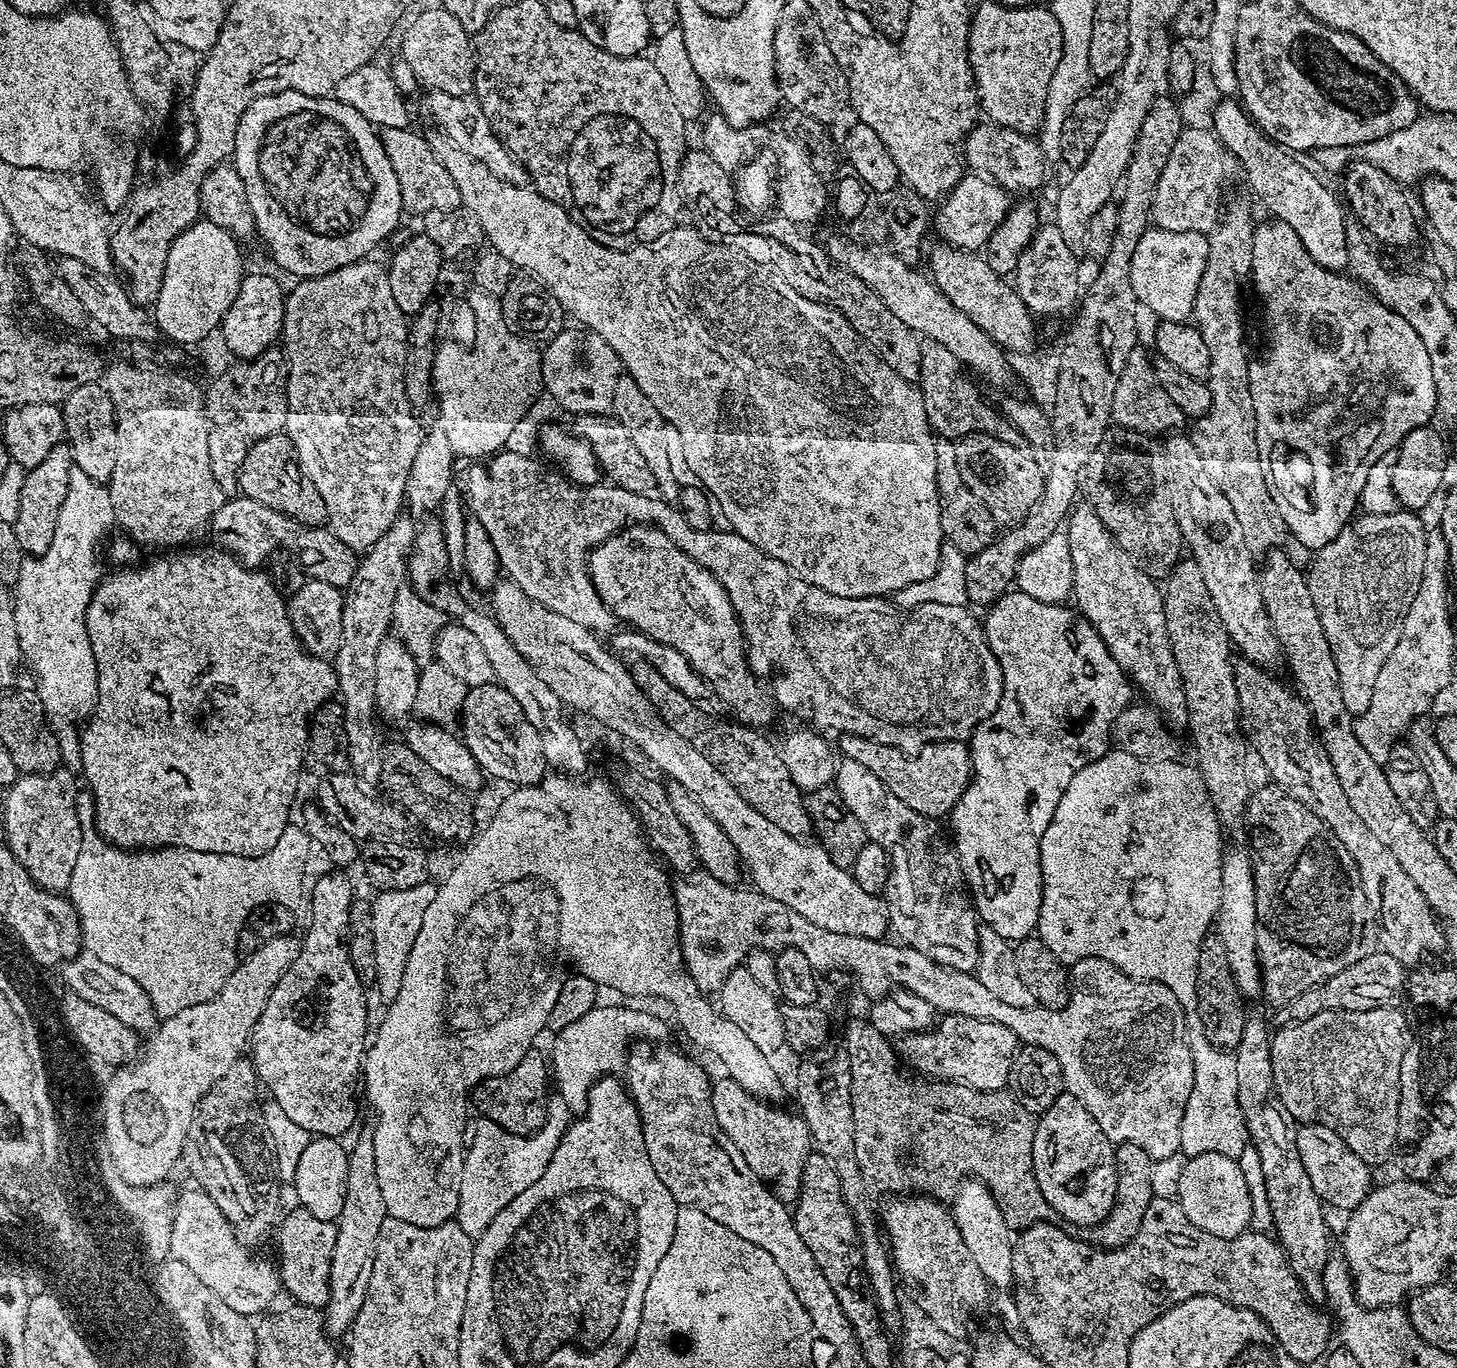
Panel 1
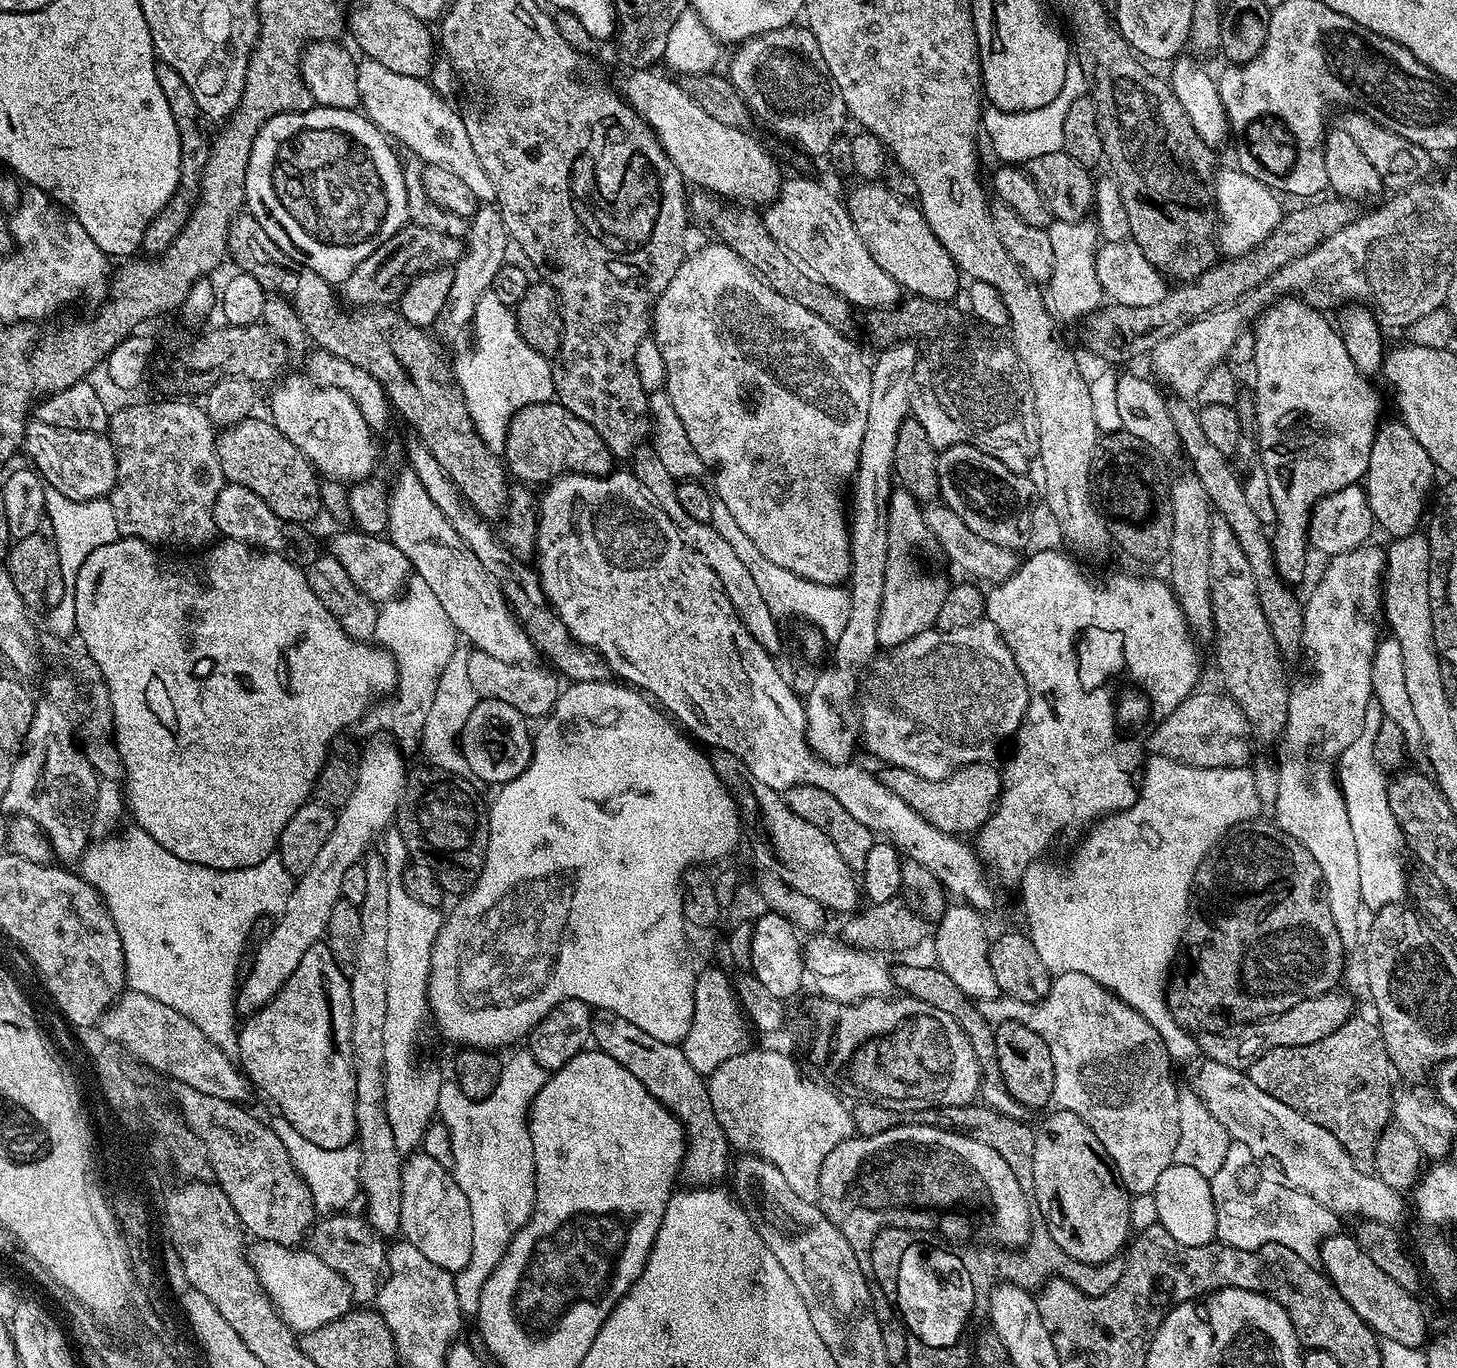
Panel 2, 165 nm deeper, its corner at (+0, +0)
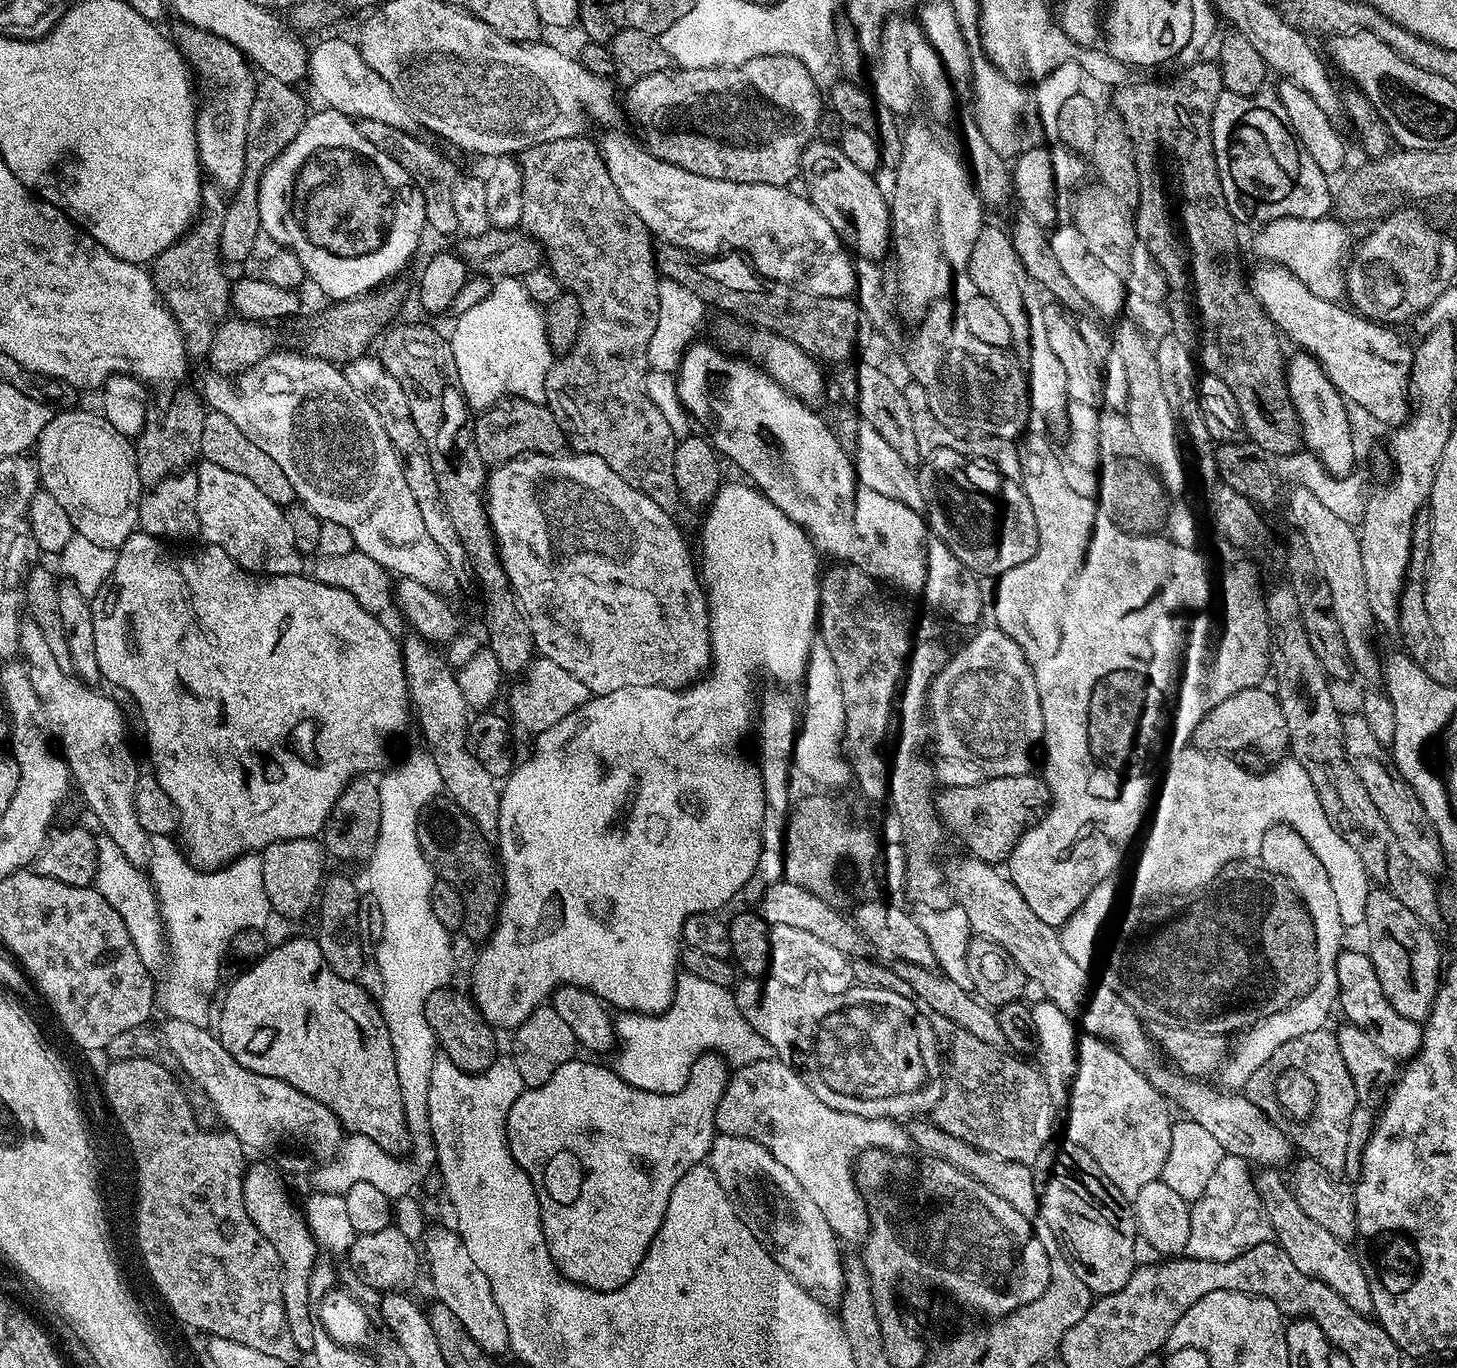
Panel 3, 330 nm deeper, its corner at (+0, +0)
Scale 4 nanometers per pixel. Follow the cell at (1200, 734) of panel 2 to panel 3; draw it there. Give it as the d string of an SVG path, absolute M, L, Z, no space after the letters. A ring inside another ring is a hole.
M1267 687L1238 690L1230 698L1218 702L1214 710L1202 718L1192 735L1192 744L1203 752L1217 754L1243 754L1249 750L1257 753L1280 752L1288 748L1286 718L1282 715L1282 706L1275 693Z

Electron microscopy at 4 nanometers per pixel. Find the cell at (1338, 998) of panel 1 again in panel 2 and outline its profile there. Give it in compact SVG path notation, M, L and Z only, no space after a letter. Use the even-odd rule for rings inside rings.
M1341 990L1324 992L1321 996L1298 1002L1290 1010L1272 1016L1269 1020L1258 1020L1226 1032L1199 1033L1198 1043L1203 1057L1218 1066L1230 1066L1230 1070L1247 1072L1252 1061L1286 1046L1310 1046L1310 1042L1322 1042L1322 1038L1334 1034L1353 1015L1352 1004Z

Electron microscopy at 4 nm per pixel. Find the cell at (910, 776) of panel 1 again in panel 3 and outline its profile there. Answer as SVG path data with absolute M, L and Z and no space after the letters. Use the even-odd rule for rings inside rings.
M1043 775L990 778L974 786L941 787L936 794L940 821L965 844L967 851L987 864L1003 865L1025 831L1044 815L1052 795Z

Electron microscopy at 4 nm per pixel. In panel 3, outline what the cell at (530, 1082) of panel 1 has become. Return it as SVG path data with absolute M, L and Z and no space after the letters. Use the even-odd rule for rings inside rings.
M449 986L434 990L430 998L426 998L424 1013L426 1022L436 1035L436 1043L442 1055L454 1062L463 1072L479 1074L488 1071L488 1067L497 1063L496 1036L492 1025L487 1024L484 1015L476 1007L476 1001L467 991L455 992L455 987Z

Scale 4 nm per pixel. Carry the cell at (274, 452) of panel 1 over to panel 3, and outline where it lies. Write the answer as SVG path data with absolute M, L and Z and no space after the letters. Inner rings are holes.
M205 411L200 456L207 463L222 466L222 470L230 470L230 474L242 474L242 478L248 479L257 490L262 490L262 494L266 494L270 502L287 506L297 499L294 486L290 486L290 478L286 478L282 466L278 466L278 462L274 462L274 458L270 458L266 450L254 446L254 442L250 442L250 438L246 438L246 434L242 434L242 430L238 430L238 426L234 426L234 422L226 418L226 414Z

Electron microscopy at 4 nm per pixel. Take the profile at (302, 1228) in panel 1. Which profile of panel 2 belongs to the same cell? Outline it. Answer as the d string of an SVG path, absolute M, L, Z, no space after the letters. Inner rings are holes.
M328 1214L317 1219L310 1231L310 1251L318 1254L330 1270L338 1270L352 1288L355 1303L368 1306L380 1293L388 1266L388 1248L380 1233L375 1232L359 1215Z

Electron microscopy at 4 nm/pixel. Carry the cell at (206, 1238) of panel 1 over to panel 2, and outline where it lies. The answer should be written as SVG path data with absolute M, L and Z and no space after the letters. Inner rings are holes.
M266 1240L253 1245L250 1259L260 1279L260 1286L272 1299L272 1307L277 1314L292 1327L293 1332L313 1332L335 1320L342 1320L345 1314L353 1311L354 1297L346 1278L342 1278L338 1270L330 1270L318 1254L304 1246L288 1247Z

